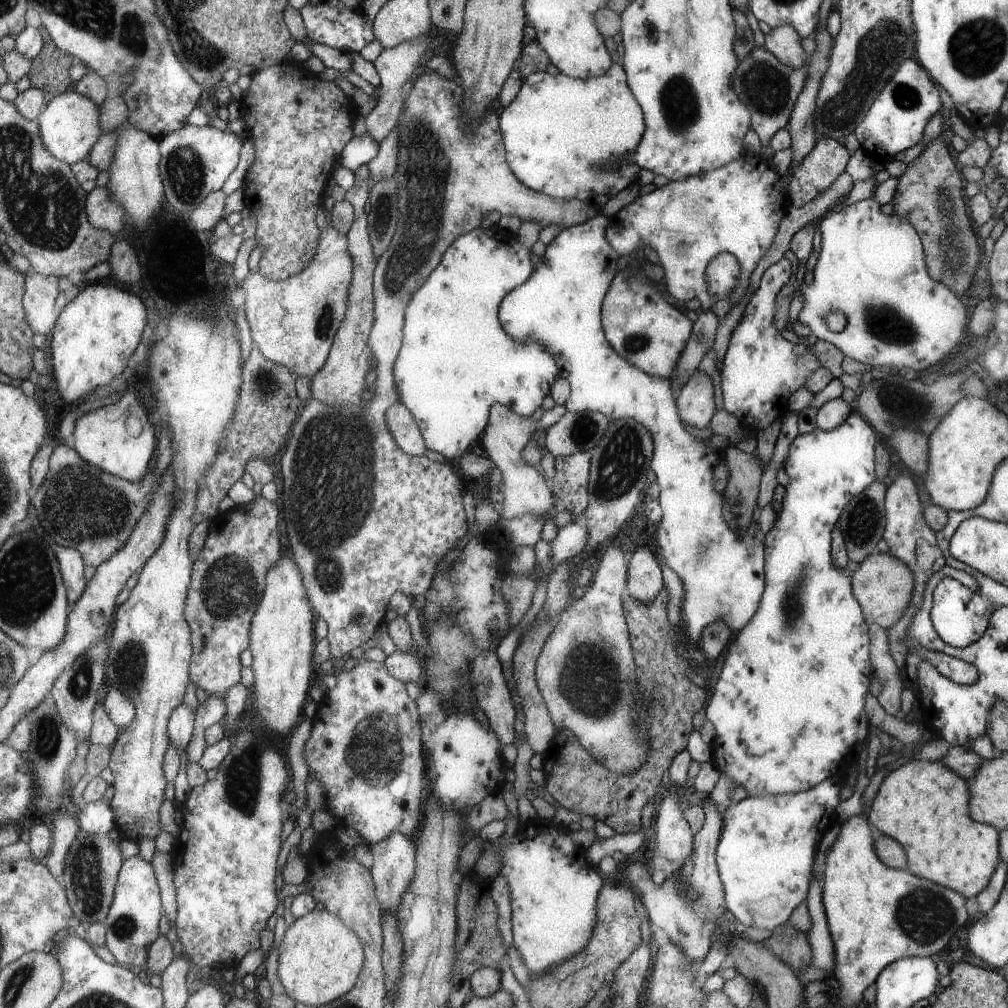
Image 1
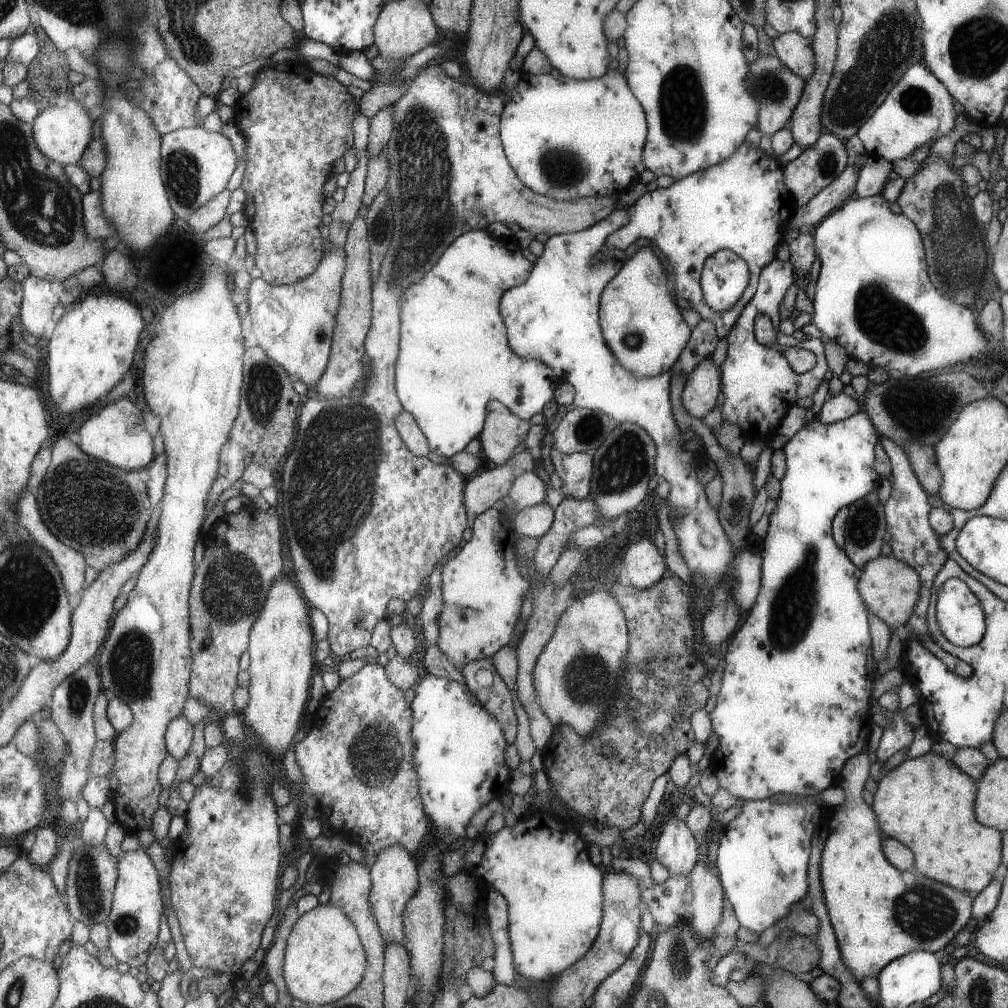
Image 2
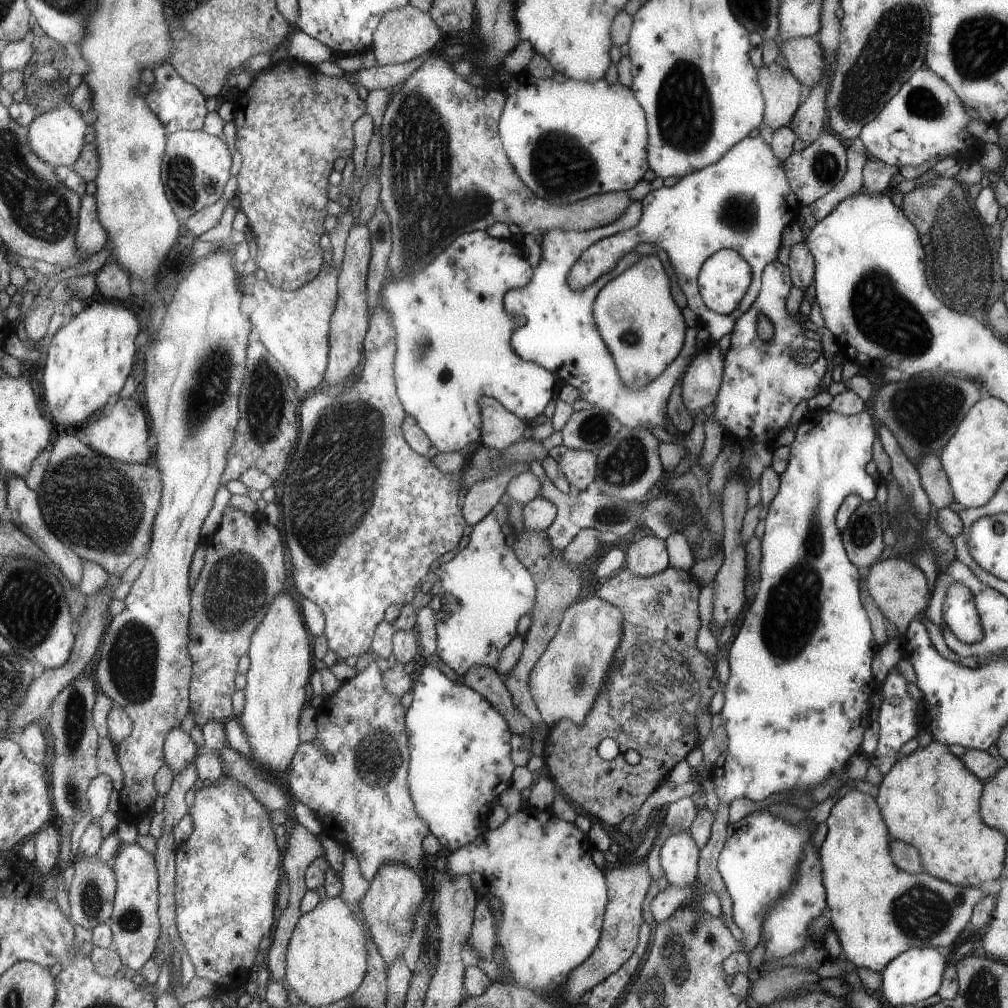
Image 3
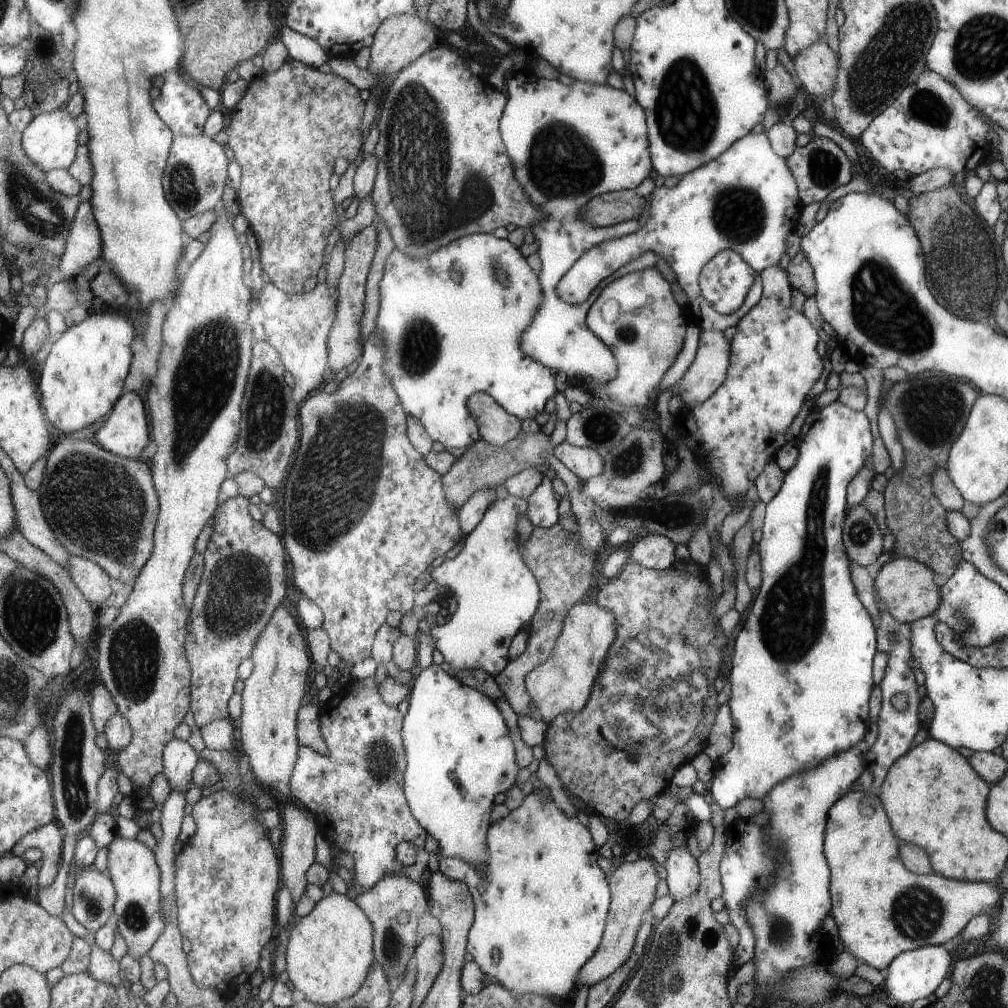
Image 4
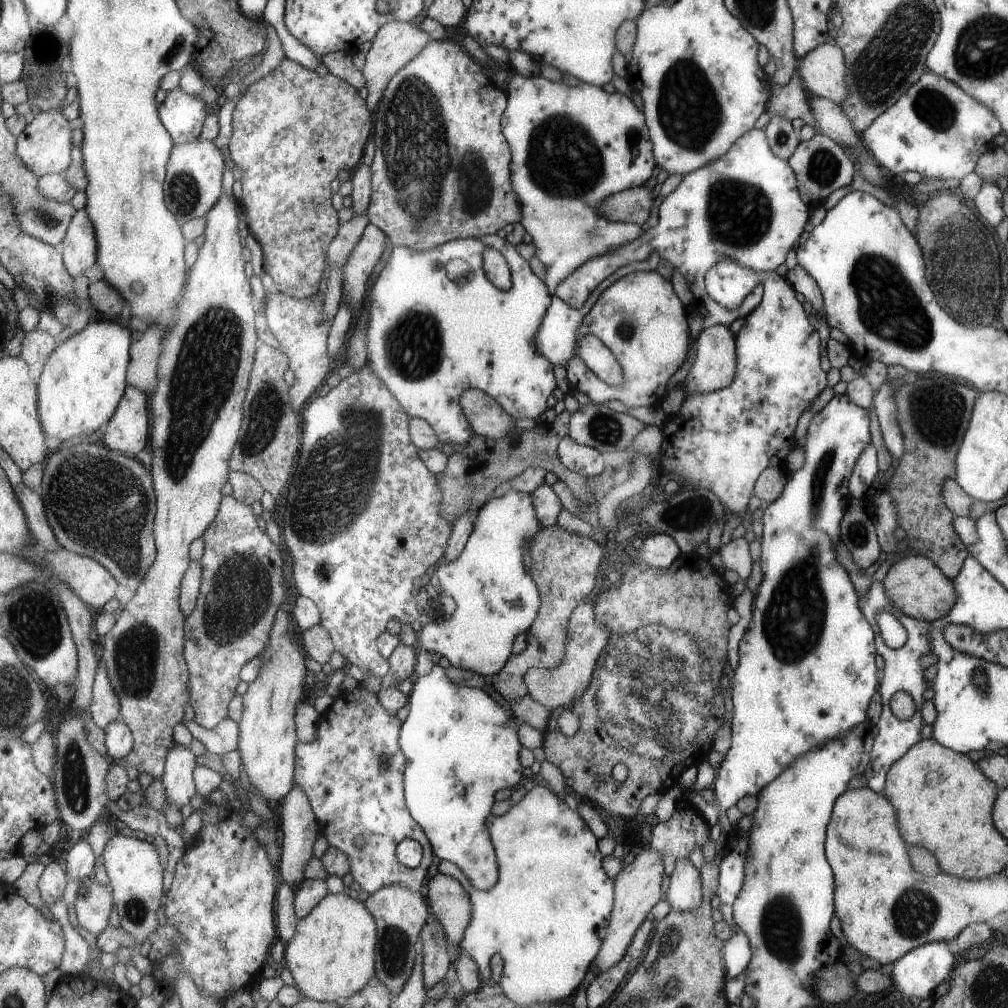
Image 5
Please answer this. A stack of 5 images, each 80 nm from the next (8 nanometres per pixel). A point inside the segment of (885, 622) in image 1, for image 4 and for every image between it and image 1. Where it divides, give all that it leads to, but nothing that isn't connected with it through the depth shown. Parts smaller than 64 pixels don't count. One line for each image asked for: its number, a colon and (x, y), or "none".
2: (890, 587)
3: (899, 588)
4: (904, 586)

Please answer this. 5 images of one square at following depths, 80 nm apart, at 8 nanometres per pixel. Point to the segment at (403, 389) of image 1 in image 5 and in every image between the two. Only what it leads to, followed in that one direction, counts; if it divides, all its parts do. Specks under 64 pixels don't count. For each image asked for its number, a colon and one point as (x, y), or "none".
2: (453, 357)
3: (452, 335)
4: (444, 339)
5: (429, 337)

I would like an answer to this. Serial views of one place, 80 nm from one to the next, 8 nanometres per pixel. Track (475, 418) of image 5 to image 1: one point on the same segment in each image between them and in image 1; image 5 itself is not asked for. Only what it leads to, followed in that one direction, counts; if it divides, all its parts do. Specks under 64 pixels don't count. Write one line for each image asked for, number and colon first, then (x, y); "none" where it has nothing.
1: (523, 488)
2: (502, 431)
3: (499, 428)
4: (494, 424)

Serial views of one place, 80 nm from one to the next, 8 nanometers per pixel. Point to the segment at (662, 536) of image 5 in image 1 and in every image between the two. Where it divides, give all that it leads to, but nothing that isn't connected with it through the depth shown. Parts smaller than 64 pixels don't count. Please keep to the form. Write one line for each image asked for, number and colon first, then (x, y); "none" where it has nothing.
1: (643, 575)
2: (643, 564)
3: (645, 557)
4: (654, 551)

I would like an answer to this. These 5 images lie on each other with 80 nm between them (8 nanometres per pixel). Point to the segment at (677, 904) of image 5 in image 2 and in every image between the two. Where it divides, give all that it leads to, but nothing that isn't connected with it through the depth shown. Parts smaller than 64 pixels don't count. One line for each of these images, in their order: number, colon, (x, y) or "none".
2: (677, 851)
3: (678, 855)
4: (681, 870)

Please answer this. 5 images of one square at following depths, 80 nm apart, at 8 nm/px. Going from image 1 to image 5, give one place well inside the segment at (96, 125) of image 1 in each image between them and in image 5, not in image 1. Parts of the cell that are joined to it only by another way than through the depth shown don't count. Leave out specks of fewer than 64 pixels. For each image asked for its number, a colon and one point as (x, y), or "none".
2: (63, 133)
3: (58, 136)
4: (51, 139)
5: (44, 145)

